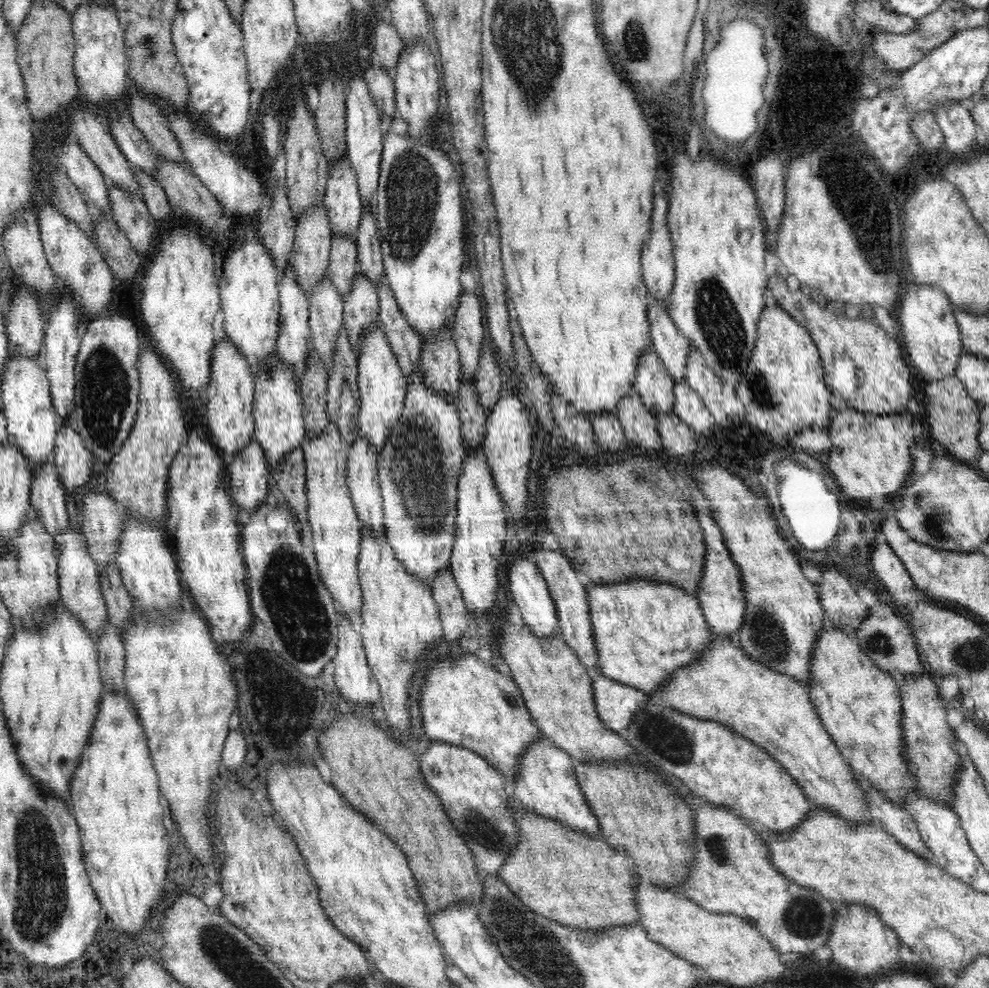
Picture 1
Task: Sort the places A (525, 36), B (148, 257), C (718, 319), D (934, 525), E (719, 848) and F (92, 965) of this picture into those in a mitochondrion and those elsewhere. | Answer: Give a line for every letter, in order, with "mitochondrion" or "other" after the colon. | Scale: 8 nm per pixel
A: mitochondrion
B: other
C: mitochondrion
D: mitochondrion
E: mitochondrion
F: other

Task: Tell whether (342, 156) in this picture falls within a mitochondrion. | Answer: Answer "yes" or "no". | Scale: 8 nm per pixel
no

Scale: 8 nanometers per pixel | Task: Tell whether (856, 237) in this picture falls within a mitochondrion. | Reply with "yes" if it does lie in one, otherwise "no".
yes

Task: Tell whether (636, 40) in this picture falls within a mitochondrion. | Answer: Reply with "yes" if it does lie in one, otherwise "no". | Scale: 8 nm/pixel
yes

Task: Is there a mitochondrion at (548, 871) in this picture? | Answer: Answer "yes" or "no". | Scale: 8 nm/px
no

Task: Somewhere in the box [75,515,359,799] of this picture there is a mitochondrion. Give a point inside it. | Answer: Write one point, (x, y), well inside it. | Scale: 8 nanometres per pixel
(290, 591)

